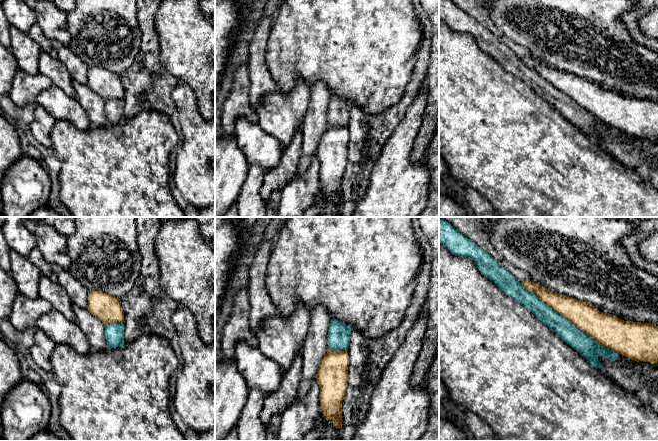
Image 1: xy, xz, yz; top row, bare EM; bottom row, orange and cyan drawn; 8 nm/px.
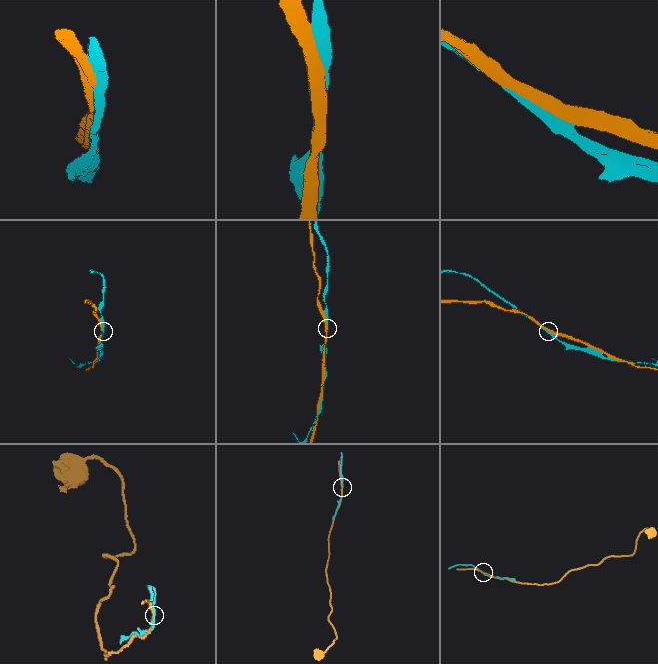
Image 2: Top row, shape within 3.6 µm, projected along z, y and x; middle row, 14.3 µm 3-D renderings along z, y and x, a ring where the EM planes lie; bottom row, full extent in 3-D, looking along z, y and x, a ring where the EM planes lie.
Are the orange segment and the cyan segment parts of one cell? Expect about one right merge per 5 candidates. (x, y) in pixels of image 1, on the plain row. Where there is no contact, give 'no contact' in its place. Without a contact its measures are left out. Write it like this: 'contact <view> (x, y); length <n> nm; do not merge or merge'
contact yz (562, 91); length 850 nm; do not merge

